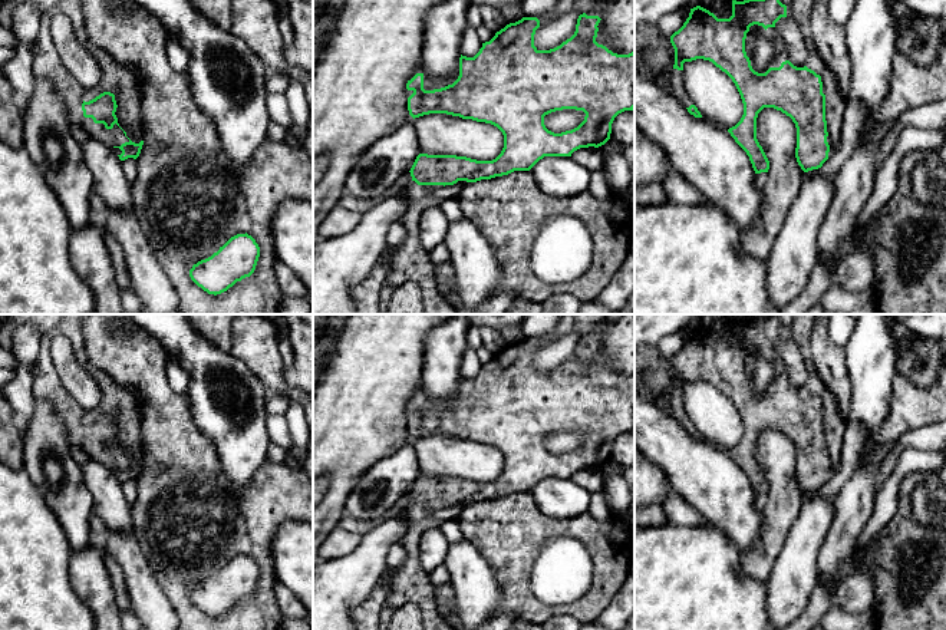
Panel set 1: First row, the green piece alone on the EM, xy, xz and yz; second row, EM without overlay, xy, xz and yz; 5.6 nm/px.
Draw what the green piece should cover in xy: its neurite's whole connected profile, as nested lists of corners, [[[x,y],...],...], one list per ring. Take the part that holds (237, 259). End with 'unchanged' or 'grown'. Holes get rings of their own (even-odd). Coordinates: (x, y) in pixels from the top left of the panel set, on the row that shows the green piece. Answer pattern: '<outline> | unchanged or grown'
[[[245,234],[231,237],[211,257],[198,261],[189,270],[191,280],[208,294],[221,294],[237,281],[250,277],[257,265],[260,247]]] | unchanged

